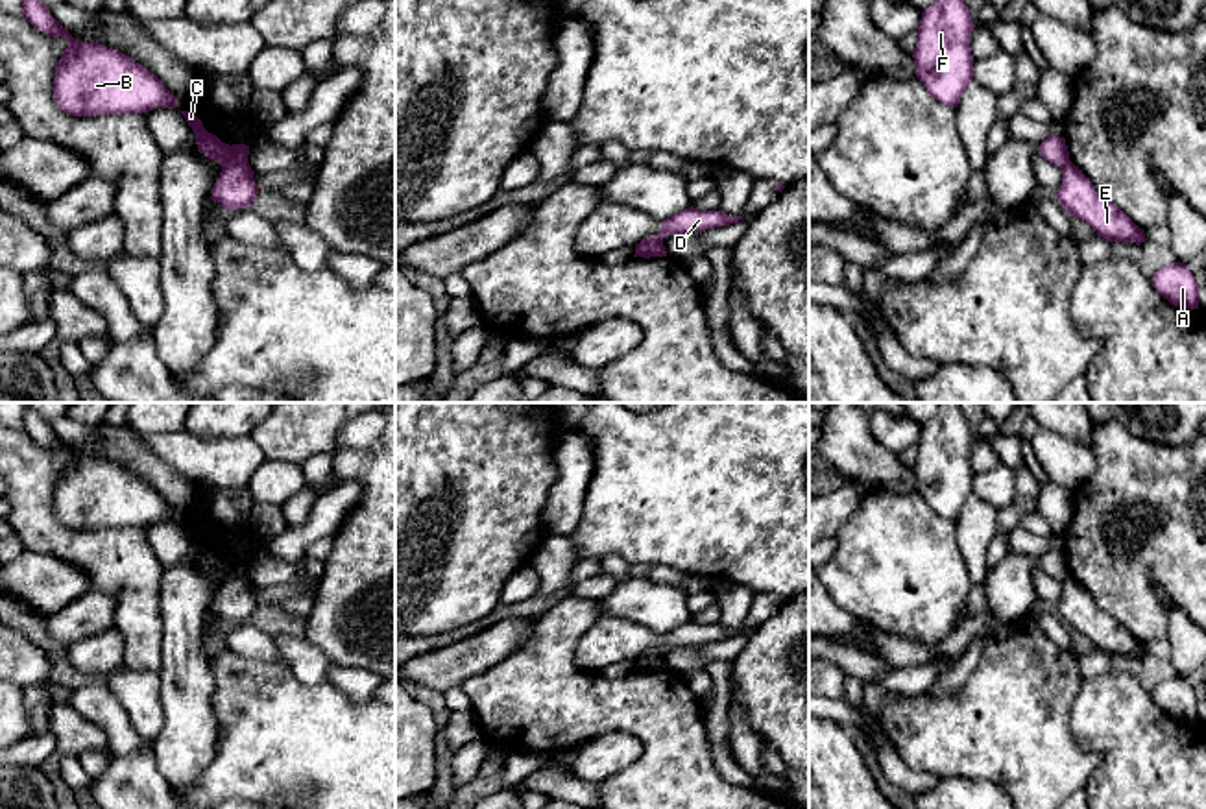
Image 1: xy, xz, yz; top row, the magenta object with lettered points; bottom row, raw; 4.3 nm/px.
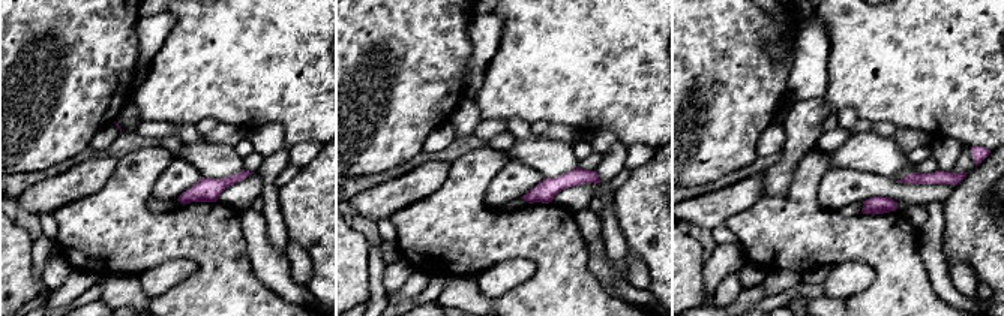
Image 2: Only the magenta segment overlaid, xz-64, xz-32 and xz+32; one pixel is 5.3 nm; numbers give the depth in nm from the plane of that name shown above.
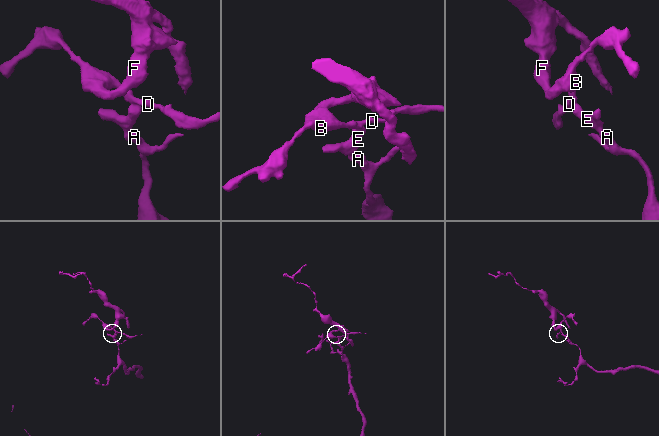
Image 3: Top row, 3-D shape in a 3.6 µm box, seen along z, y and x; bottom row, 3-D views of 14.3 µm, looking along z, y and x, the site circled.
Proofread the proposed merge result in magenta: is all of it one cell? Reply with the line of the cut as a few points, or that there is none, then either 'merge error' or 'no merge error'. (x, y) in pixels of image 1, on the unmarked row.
cut in xz along (662, 656), (639, 656), (636, 660); merge error

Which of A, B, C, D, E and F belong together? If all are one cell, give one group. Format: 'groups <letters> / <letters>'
groups A E / B C D F

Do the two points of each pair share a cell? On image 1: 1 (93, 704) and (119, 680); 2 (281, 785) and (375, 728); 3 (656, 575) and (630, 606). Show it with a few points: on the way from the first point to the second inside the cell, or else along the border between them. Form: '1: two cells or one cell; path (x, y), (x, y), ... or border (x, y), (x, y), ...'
1: two cells; border (100, 682), (133, 726)
2: one cell; path (305, 761), (344, 760), (351, 752)
3: two cells; border (647, 579), (676, 588)

